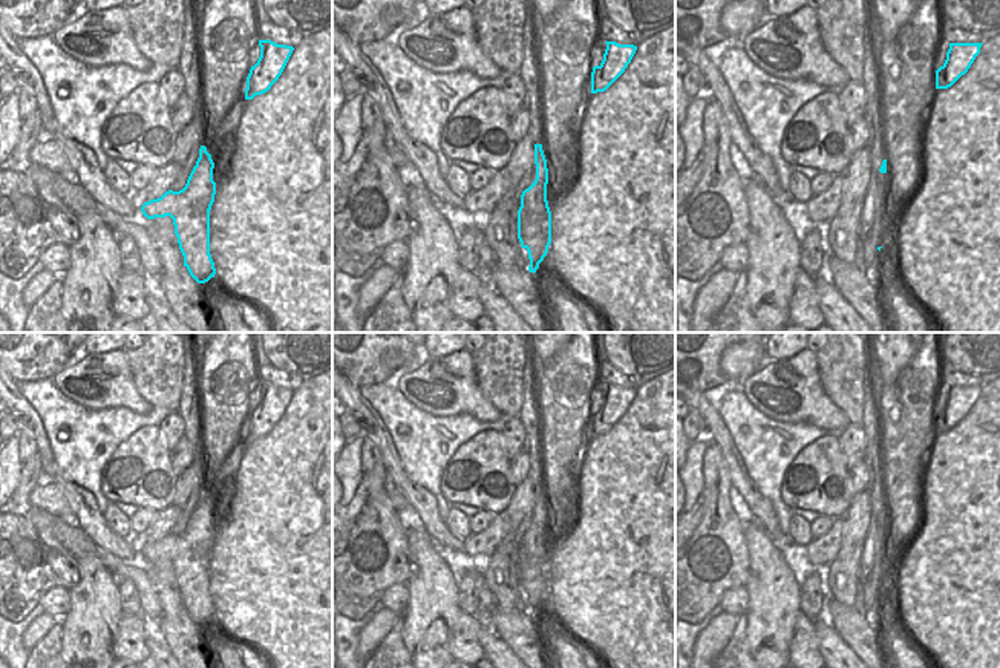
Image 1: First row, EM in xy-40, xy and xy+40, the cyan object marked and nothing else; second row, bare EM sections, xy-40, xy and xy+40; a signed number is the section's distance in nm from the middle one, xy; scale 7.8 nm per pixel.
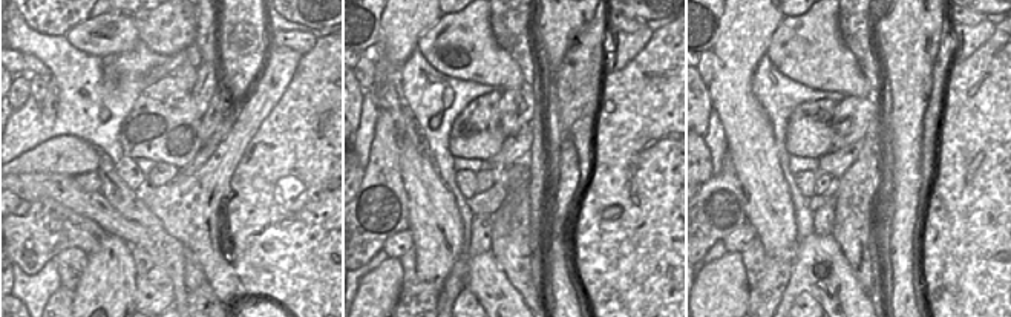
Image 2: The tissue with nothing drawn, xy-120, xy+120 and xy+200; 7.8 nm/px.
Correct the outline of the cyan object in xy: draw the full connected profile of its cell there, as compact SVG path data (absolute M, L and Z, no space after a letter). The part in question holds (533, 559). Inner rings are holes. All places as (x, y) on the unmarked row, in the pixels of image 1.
M534 487L536 522L521 538L518 582L528 594L530 616L536 616L551 587L551 555L547 544L548 512L542 487Z

